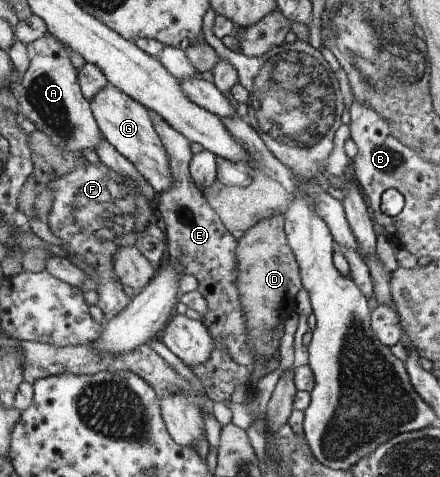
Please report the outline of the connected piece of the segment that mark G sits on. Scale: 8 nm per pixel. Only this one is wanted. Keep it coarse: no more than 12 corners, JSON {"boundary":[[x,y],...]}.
{"boundary":[[112,84],[90,104],[103,138],[158,192],[174,182],[148,108]]}

